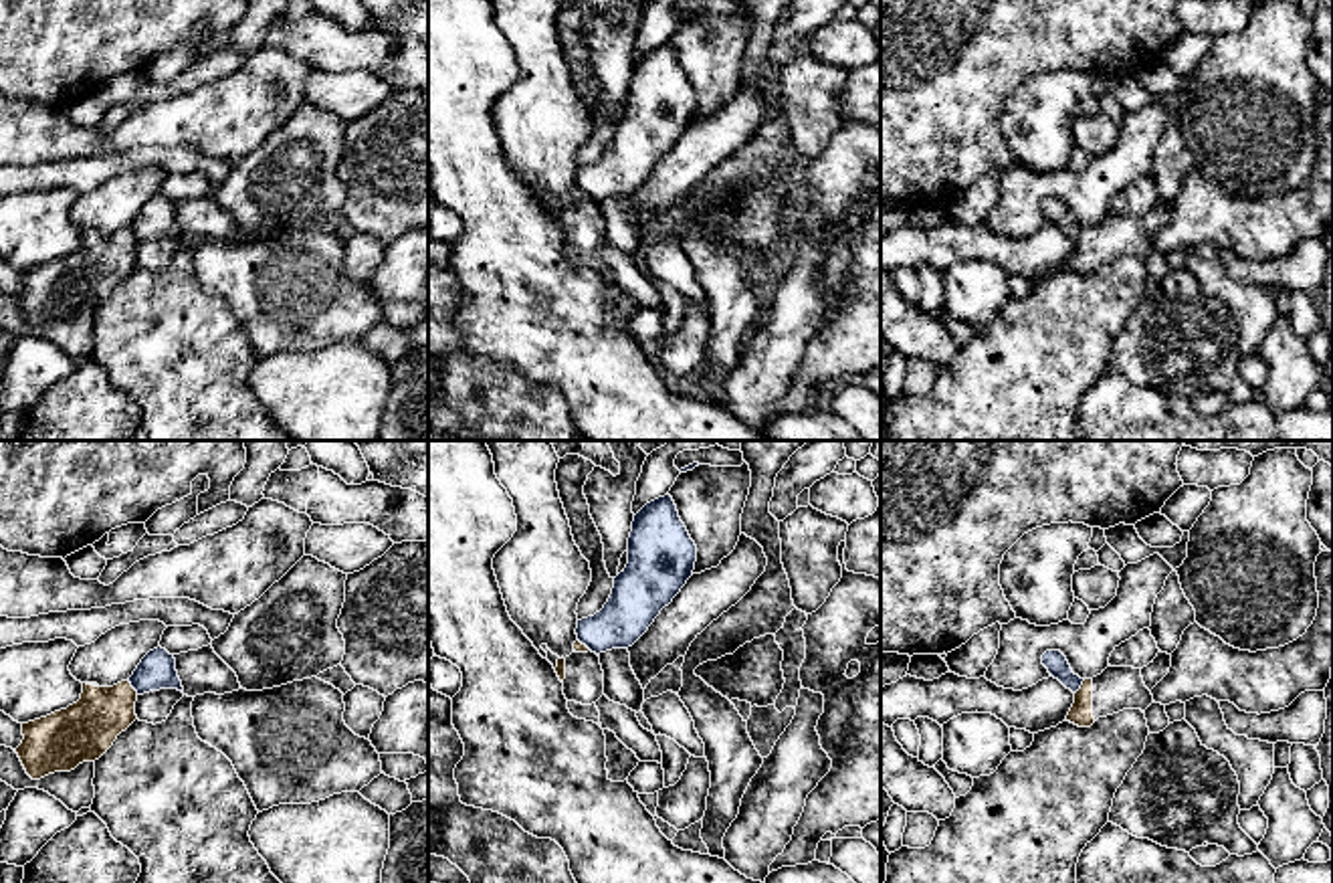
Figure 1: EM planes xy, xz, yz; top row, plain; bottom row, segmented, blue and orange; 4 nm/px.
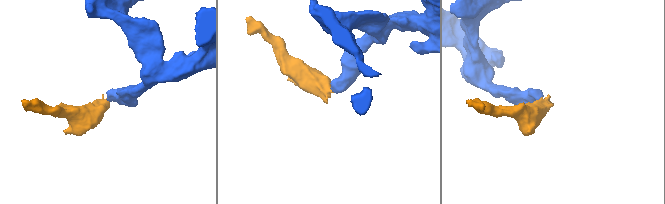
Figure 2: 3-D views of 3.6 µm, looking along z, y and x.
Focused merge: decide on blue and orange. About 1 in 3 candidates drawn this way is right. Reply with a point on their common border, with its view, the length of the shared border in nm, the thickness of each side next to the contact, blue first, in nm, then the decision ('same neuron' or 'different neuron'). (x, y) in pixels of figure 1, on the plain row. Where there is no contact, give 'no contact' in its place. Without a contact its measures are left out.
xy (132, 233) | 80 nm | 150/220 nm | different neuron

